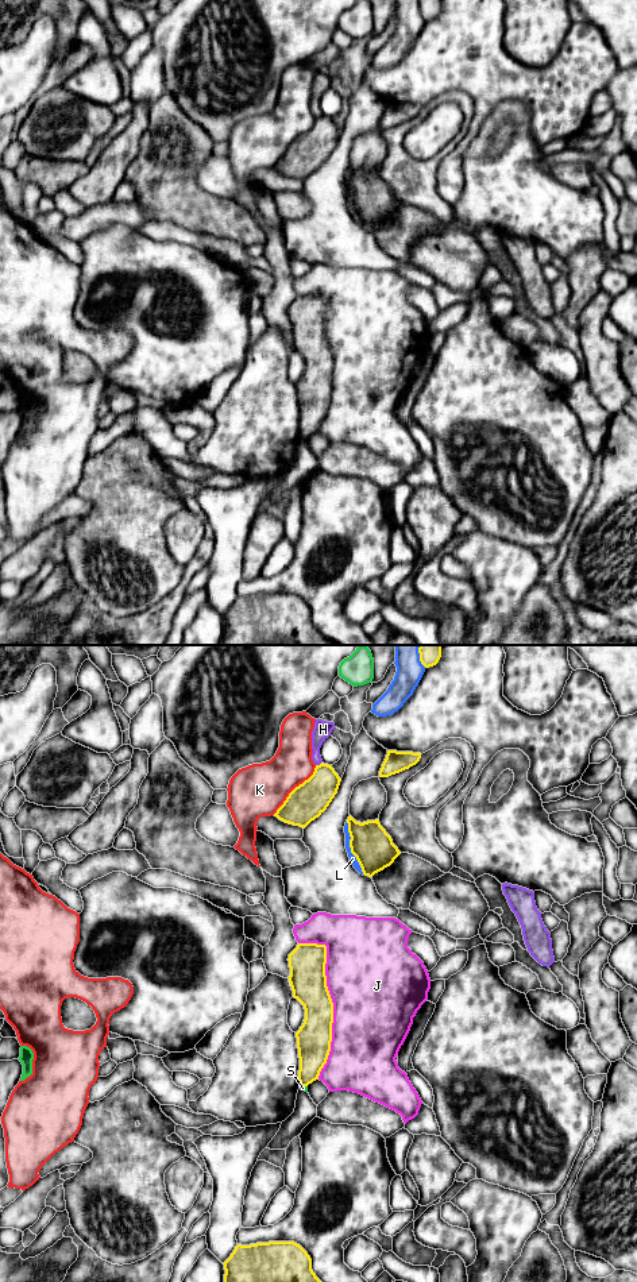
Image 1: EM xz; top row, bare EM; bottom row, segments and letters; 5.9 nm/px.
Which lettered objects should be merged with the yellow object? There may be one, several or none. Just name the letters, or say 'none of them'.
none of them

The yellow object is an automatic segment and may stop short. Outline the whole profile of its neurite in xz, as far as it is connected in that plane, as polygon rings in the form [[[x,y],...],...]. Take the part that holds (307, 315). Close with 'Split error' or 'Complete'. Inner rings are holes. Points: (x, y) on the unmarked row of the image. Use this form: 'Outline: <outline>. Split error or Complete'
Outline: [[[298,296],[287,313],[293,350],[305,362],[305,371],[296,390],[300,410],[298,433],[301,439],[308,439],[318,432],[332,394],[333,355],[325,328],[327,298]]]. Complete

